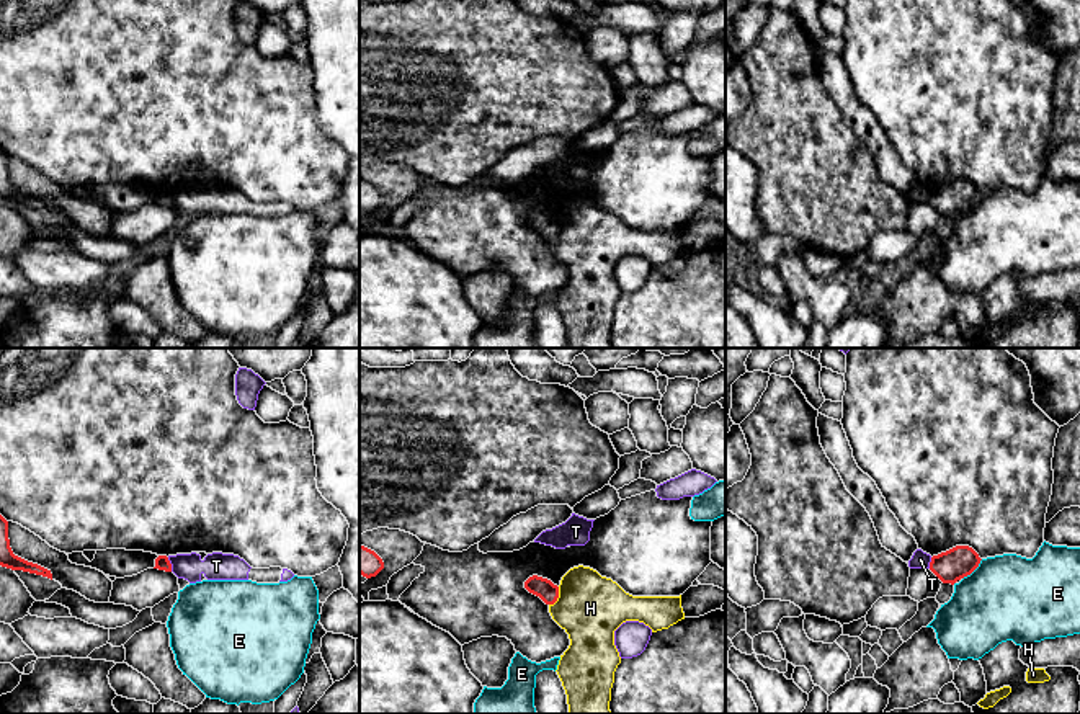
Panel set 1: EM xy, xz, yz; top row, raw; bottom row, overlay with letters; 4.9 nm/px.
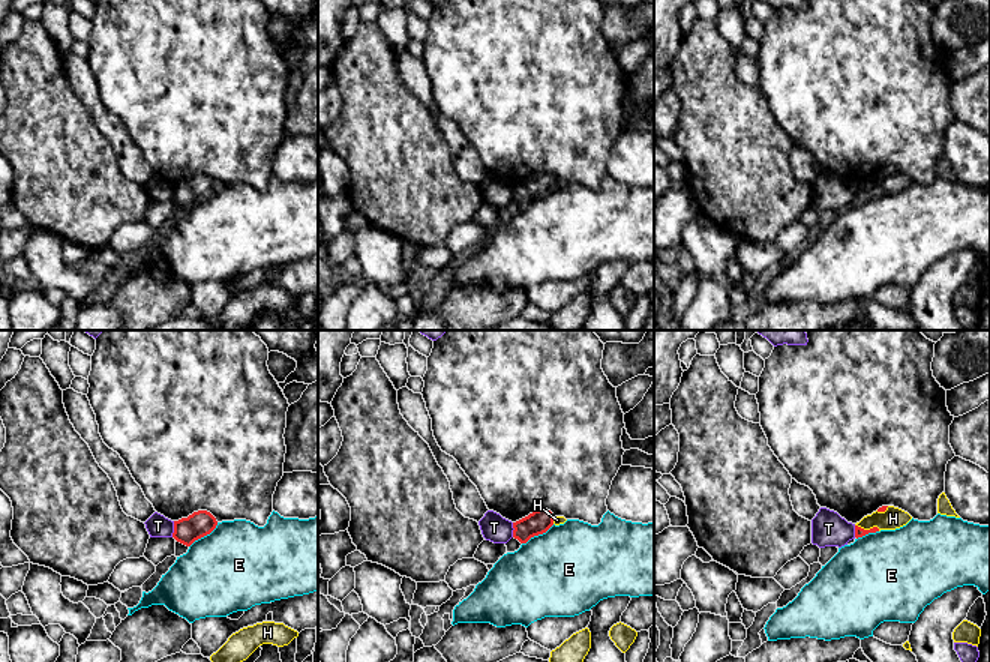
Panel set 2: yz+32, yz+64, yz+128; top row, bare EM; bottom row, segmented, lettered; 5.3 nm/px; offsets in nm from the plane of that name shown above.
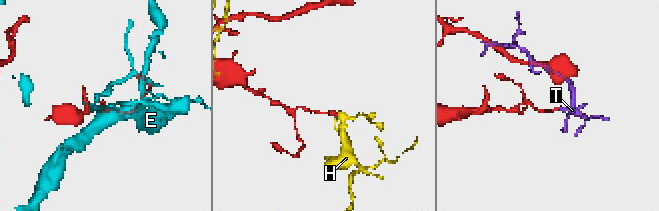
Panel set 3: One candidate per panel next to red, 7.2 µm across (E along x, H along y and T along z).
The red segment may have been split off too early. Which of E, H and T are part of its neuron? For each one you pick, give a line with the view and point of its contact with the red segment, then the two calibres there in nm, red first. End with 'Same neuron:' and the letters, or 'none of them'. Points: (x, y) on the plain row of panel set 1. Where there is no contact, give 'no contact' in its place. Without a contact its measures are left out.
Same neuron: none of them

